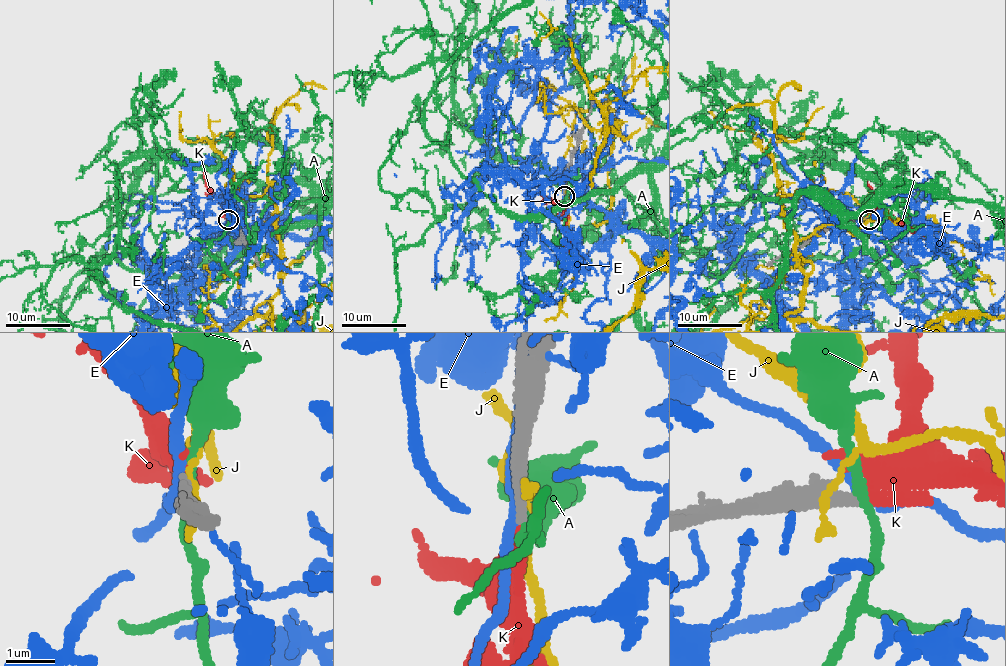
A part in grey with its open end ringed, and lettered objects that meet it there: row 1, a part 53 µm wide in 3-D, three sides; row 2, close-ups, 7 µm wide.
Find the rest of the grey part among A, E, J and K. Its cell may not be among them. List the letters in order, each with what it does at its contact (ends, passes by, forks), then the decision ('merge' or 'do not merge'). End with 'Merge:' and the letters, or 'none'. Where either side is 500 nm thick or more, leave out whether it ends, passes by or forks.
A: it passes by | do not merge
E: it passes by | do not merge
J: it ends | do not merge
K: it passes by | merge
Merge: K

